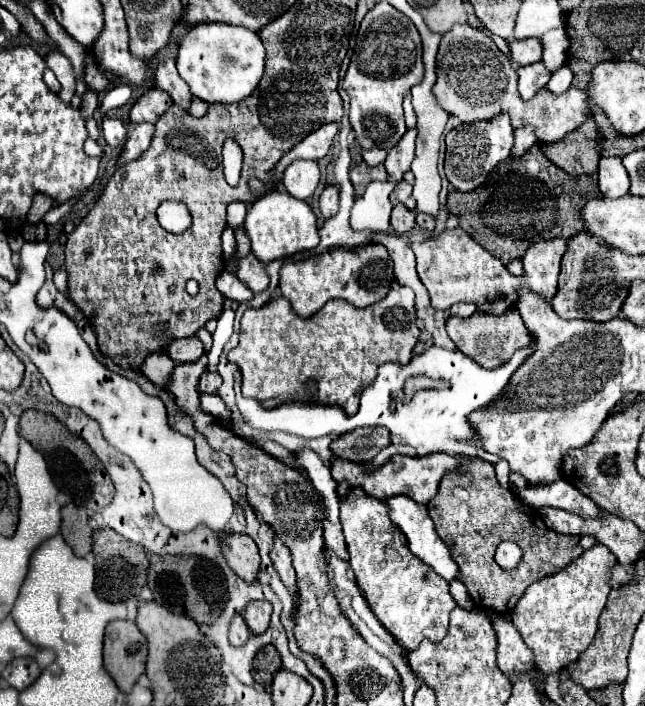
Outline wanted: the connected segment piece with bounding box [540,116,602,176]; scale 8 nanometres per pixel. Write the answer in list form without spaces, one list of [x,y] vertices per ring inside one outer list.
[[[592,116],[576,130],[568,132],[560,142],[540,144],[542,152],[550,162],[560,166],[572,176],[594,174],[600,160],[600,140],[602,134],[596,128]]]

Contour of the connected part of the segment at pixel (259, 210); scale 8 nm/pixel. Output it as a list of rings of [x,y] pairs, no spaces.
[[[270,192],[262,198],[258,198],[250,208],[246,216],[246,232],[252,242],[252,254],[260,258],[260,262],[268,264],[272,260],[302,252],[302,250],[312,250],[318,246],[318,226],[316,226],[316,216],[312,208],[298,198],[292,198],[288,192]]]

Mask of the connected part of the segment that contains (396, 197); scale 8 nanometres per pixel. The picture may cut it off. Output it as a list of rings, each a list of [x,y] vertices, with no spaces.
[[[406,172],[406,174],[404,174],[404,180],[398,182],[396,188],[394,188],[394,192],[390,194],[392,204],[404,204],[404,206],[410,208],[410,210],[416,208],[416,200],[412,198],[412,182],[414,182],[412,172]]]

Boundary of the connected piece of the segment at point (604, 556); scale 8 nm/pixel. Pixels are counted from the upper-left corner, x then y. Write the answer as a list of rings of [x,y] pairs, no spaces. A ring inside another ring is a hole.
[[[596,544],[558,574],[532,584],[520,598],[512,622],[522,634],[524,644],[534,652],[536,666],[542,674],[554,674],[566,668],[592,644],[598,630],[598,616],[612,590],[608,574],[616,562],[616,556],[606,546]]]

